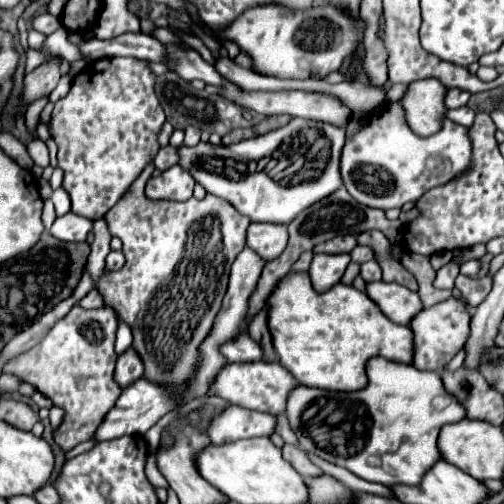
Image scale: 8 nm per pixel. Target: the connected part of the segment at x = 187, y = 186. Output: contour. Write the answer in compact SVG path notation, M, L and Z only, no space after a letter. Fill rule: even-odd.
M172 166L172 172L160 174L158 178L150 178L146 186L148 198L160 200L188 200L192 198L194 180L186 174L184 168Z

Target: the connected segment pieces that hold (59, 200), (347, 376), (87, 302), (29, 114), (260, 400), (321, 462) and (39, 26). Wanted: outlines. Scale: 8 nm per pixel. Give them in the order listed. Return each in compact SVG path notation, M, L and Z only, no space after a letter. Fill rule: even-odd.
M58 188L53 191L52 202L58 216L64 216L64 214L70 212L70 198L68 198L68 192L64 188Z
M288 272L272 294L266 298L268 306L268 330L274 340L274 350L278 354L278 362L302 384L302 386L312 386L312 388L326 388L326 390L336 390L336 392L352 392L358 388L366 386L366 360L370 356L384 356L386 360L394 362L406 362L410 364L412 360L412 334L408 326L394 324L388 320L380 308L360 290L354 286L338 282L326 292L316 292L312 288L308 272Z
M92 288L92 290L88 292L88 296L82 298L78 304L80 304L80 308L100 308L100 306L104 306L104 304L102 304L102 296L98 296L96 288Z
M42 96L42 98L38 98L38 100L34 100L30 106L28 106L28 110L26 110L26 126L28 126L28 130L34 134L34 130L36 130L36 124L38 124L38 120L40 120L40 112L42 112L42 108L48 104L48 96Z
M244 362L244 364L226 364L216 378L212 380L206 396L220 396L228 400L230 404L238 404L248 410L258 410L266 414L280 414L286 408L286 396L290 394L290 388L294 388L296 380L280 368L278 362L274 364L262 364L260 362Z
M316 456L316 460L311 461L319 466L325 474L334 476L353 491L388 496L388 498L392 498L392 492L390 492L390 488L388 488L388 486L382 486L382 484L376 484L376 482L372 483L363 480L353 473L346 471L346 469L336 466L335 464L332 464L318 456Z
M42 14L42 16L36 16L32 20L32 28L42 32L44 36L50 36L58 28L62 28L62 18L60 16L52 16L52 14Z

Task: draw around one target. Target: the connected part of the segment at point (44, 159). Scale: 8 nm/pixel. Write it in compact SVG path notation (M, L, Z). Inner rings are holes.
M32 140L32 142L28 144L28 152L30 152L32 160L34 160L38 166L46 168L46 166L50 164L50 162L48 162L48 148L46 148L44 142L40 142L40 140Z

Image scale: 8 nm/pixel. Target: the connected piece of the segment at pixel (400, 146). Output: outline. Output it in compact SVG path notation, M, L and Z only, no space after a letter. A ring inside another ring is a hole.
M384 102L382 110L378 110L364 128L360 128L354 136L346 138L346 144L342 148L342 156L340 156L340 174L342 174L342 182L346 186L346 190L350 192L350 196L354 196L360 204L370 206L370 208L380 208L380 210L388 210L388 208L400 208L406 202L416 202L424 192L436 188L436 186L444 186L448 182L452 182L456 176L460 178L466 170L472 168L472 140L468 136L468 128L454 124L452 120L444 118L442 128L432 134L432 136L418 136L410 130L410 126L406 124L406 116L404 110L398 102Z

